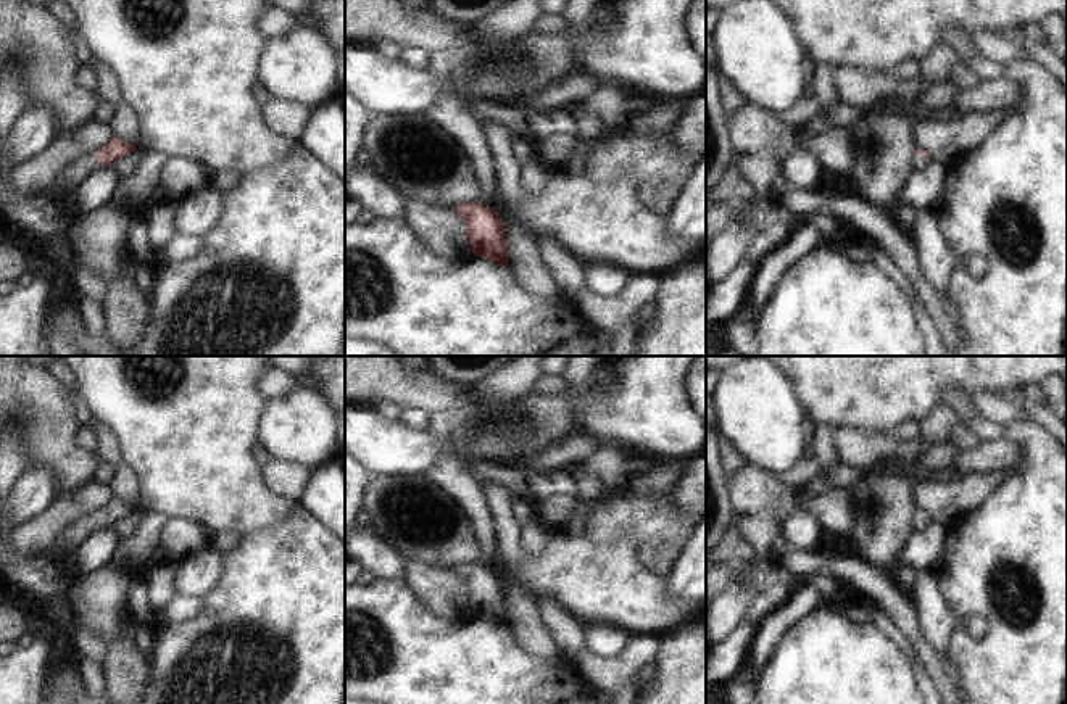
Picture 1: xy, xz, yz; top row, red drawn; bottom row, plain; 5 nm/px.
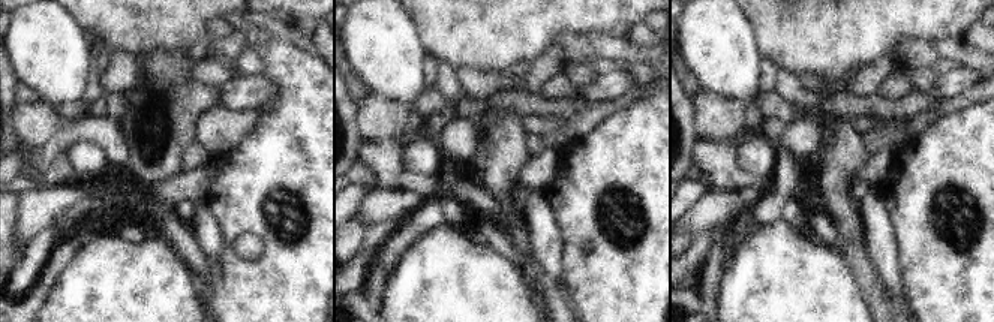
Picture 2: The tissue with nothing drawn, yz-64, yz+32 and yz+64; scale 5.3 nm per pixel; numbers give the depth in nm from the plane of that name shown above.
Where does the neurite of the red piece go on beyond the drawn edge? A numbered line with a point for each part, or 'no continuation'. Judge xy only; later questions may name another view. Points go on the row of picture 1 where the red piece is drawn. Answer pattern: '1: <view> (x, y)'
1: xy (74, 173)

